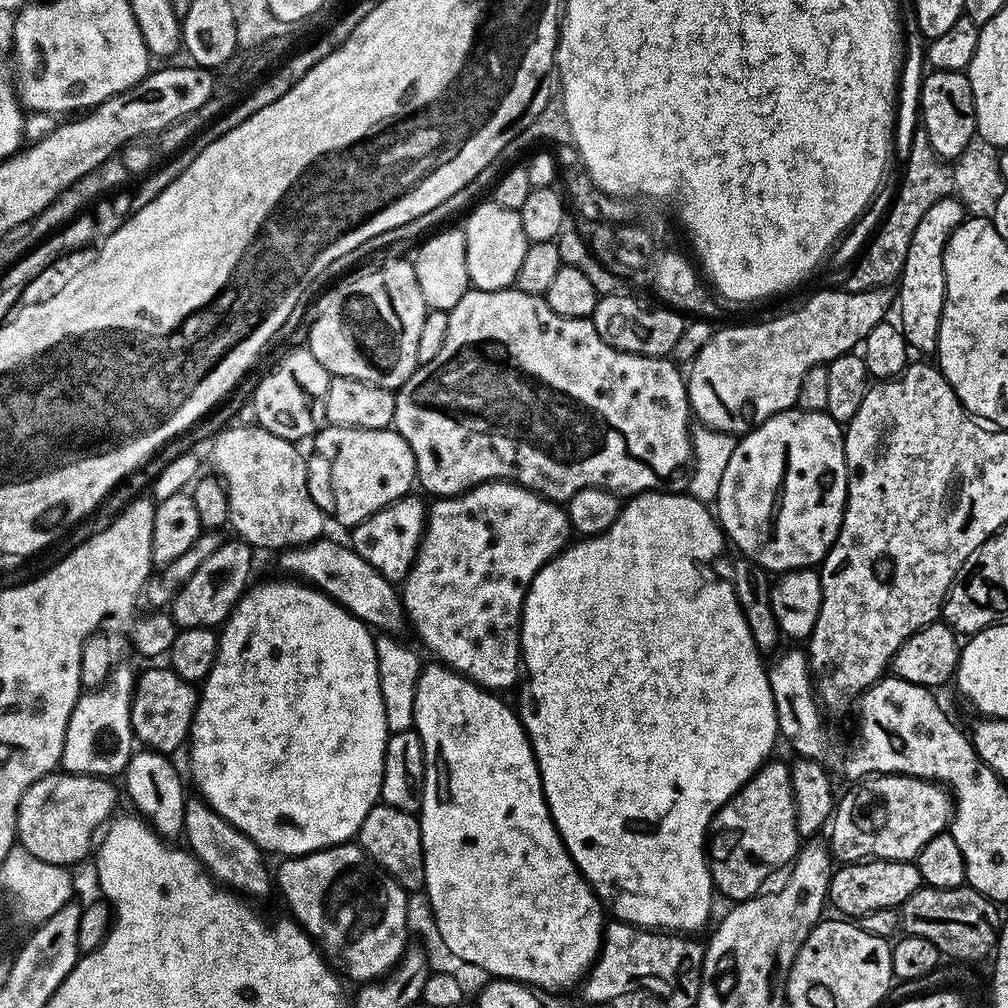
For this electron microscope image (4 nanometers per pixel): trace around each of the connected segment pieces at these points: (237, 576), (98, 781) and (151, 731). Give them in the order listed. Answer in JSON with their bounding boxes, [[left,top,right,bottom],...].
[[170,538,254,629],[16,770,117,865],[130,667,197,754]]

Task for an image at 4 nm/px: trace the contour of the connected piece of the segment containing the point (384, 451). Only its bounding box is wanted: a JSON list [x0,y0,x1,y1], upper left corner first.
[332,427,416,526]

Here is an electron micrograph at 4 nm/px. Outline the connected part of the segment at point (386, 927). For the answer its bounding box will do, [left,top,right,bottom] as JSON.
[274,843,409,982]

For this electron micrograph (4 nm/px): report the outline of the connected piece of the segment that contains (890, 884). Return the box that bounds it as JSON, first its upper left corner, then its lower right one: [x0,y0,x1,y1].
[828,860,922,918]

